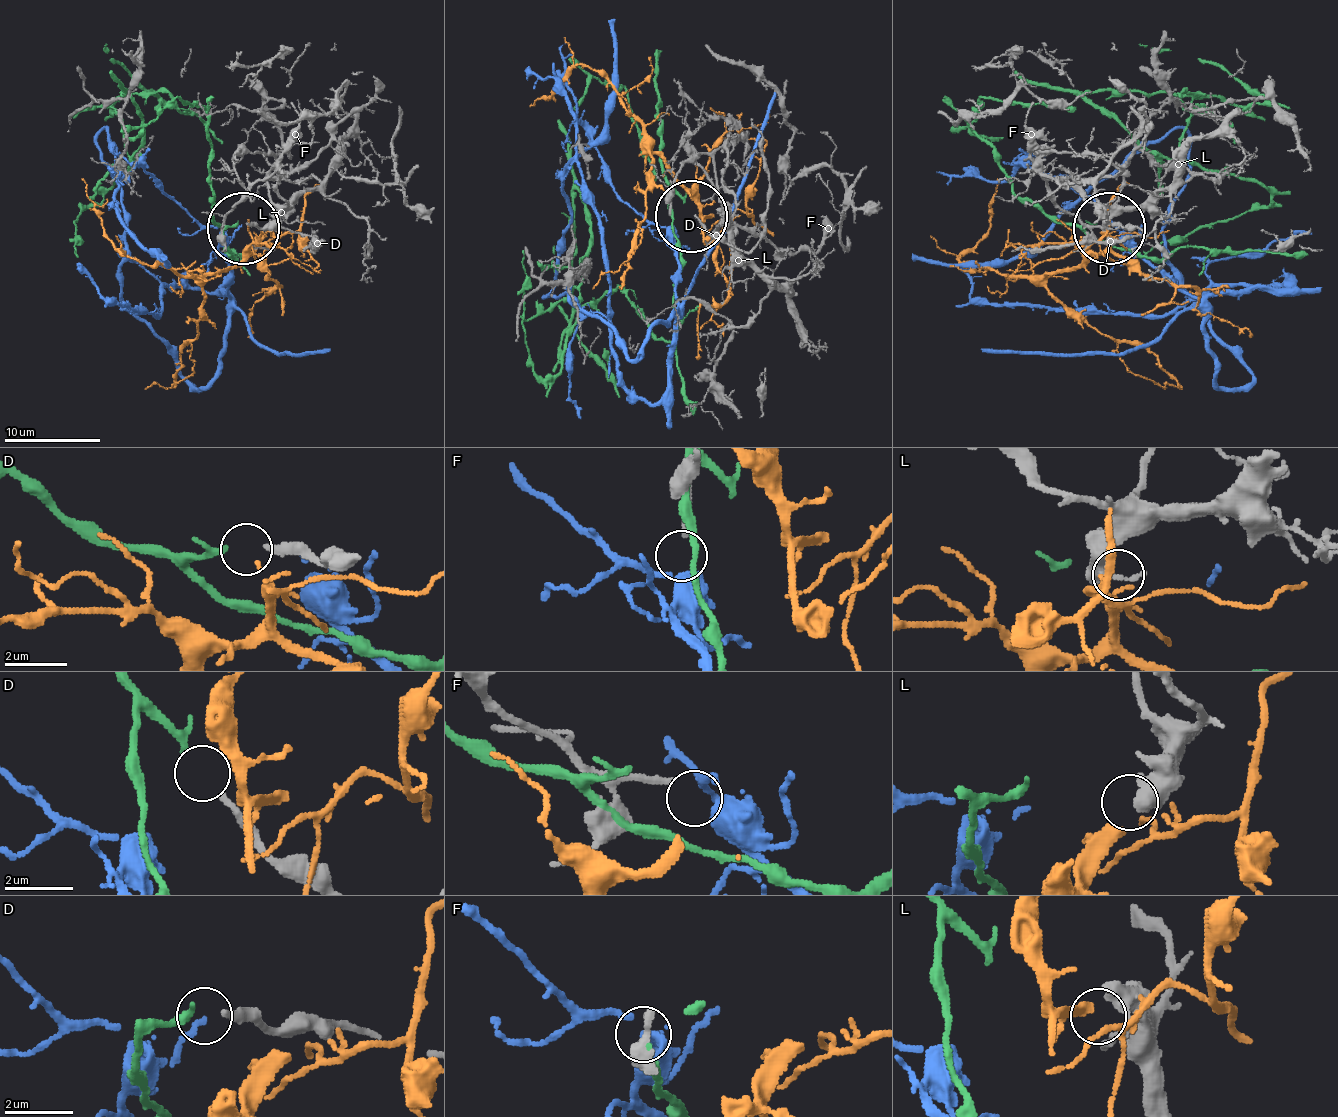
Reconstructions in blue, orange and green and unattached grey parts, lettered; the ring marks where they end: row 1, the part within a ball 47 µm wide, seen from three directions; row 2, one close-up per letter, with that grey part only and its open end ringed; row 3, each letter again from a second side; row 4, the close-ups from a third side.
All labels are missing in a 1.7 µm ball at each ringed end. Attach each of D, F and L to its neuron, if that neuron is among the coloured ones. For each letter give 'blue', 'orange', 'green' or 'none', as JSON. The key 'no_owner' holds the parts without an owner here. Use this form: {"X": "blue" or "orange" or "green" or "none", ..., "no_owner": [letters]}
{"D": "green", "F": "blue", "L": "orange", "no_owner": []}

